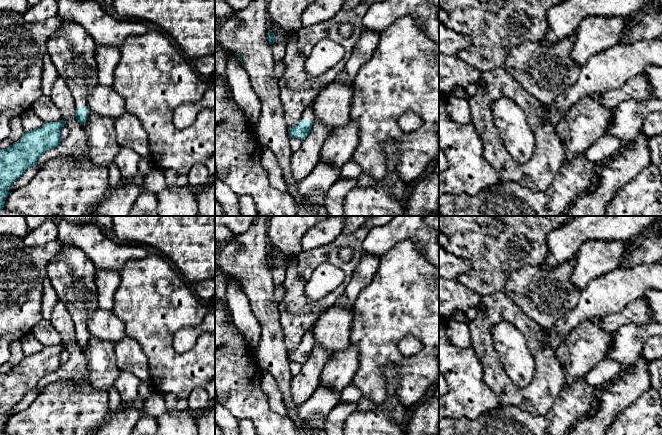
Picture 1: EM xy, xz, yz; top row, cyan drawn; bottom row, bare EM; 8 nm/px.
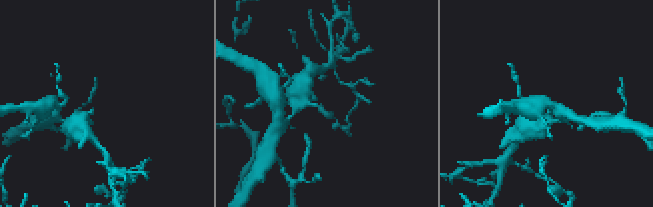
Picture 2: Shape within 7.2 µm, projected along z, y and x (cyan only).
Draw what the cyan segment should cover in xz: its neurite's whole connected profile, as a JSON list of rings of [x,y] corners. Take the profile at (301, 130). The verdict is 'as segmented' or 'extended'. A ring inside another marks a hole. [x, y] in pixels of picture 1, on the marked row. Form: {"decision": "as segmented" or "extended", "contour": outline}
{"decision": "extended", "contour": [[[311,105],[304,110],[296,126],[292,128],[288,127],[288,134],[290,138],[297,138],[299,140],[304,140],[310,132],[314,120],[315,114],[313,111],[313,107]]]}

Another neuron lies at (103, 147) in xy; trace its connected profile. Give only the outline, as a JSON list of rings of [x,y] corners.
[[[90,112],[84,130],[88,140],[90,161],[106,167],[113,163],[121,149],[117,142],[114,121]]]

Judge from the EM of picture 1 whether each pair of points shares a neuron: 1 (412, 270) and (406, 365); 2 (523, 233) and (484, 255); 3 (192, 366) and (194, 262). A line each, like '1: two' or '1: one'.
1: one
2: one
3: two

